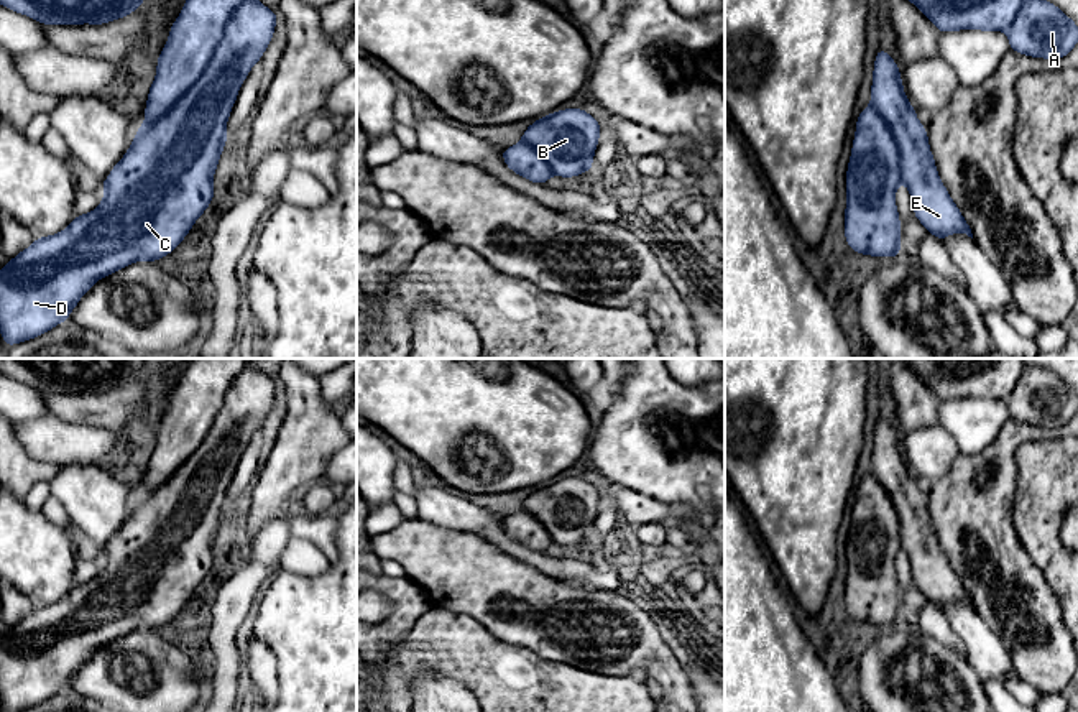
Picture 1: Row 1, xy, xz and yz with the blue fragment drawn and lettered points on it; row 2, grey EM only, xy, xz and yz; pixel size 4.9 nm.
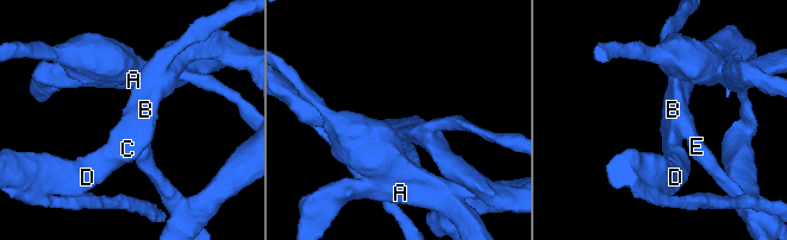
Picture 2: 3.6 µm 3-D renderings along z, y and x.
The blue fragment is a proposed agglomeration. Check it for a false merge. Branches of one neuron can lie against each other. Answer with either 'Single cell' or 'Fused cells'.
Single cell

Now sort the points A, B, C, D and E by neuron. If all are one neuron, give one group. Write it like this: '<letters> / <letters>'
A B C D E

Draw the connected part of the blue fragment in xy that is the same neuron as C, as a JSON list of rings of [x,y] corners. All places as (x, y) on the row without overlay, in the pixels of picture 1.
[[[192,358],[158,424],[156,446],[145,475],[145,492],[131,515],[100,552],[105,564],[97,577],[77,584],[59,602],[35,612],[0,638],[0,702],[5,712],[35,707],[69,687],[79,668],[100,648],[135,630],[158,630],[184,608],[214,567],[214,541],[227,511],[227,488],[242,451],[261,429],[273,408],[278,385],[260,372],[255,358]]]

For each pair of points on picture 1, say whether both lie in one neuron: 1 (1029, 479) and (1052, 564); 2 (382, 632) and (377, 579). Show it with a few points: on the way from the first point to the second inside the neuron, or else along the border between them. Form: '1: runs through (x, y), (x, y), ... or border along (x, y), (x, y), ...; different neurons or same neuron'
1: runs through (1039, 500), (1039, 535), (1042, 543); same neuron
2: runs through (395, 619), (396, 599), (390, 592); same neuron

